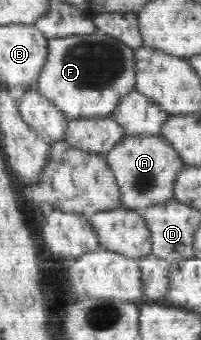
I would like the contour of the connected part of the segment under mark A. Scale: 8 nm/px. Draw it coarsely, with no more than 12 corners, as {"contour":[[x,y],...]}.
{"contour":[[159,134],[125,137],[106,153],[119,206],[173,198],[185,164]]}

